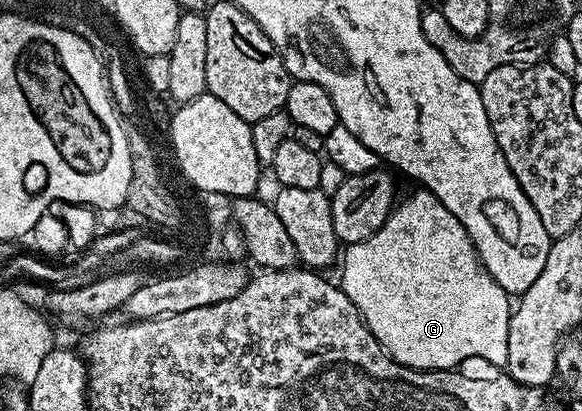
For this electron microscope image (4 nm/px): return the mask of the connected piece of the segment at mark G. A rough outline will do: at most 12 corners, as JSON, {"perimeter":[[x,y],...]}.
{"perimeter":[[416,190],[342,287],[393,360],[506,365],[510,293]]}

